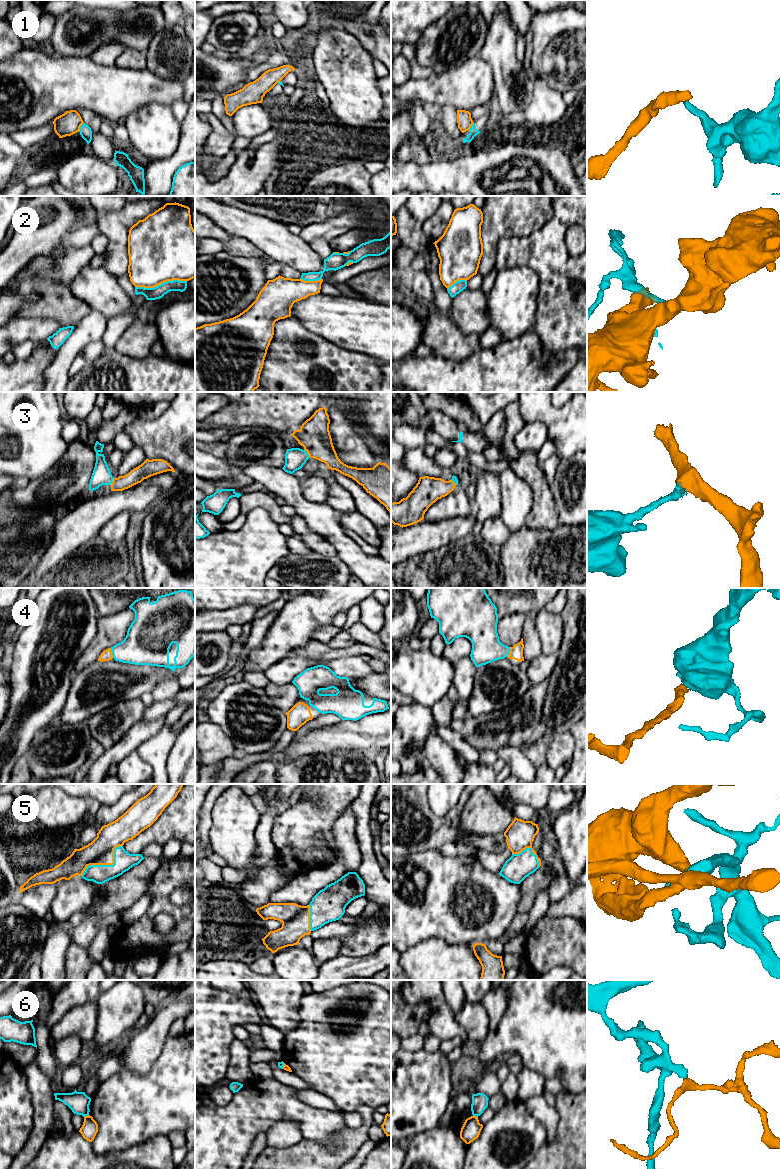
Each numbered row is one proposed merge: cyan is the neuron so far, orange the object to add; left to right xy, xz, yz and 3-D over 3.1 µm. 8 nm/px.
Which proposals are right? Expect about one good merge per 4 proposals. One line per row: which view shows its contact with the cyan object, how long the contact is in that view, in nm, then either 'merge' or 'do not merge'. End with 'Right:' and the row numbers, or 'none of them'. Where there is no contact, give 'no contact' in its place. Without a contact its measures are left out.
1: xy | 90 nm | do not merge
2: xy | 420 nm | do not merge
3: xz | 90 nm | do not merge
4: xy | 80 nm | merge
5: xy | 420 nm | merge
6: xy | 50 nm | do not merge
Right: 4, 5

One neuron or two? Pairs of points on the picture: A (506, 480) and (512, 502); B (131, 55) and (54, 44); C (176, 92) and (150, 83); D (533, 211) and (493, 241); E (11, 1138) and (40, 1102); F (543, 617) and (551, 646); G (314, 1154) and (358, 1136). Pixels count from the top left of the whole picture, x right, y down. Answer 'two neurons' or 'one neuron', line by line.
A: one neuron
B: one neuron
C: one neuron
D: one neuron
E: two neurons
F: one neuron
G: one neuron

